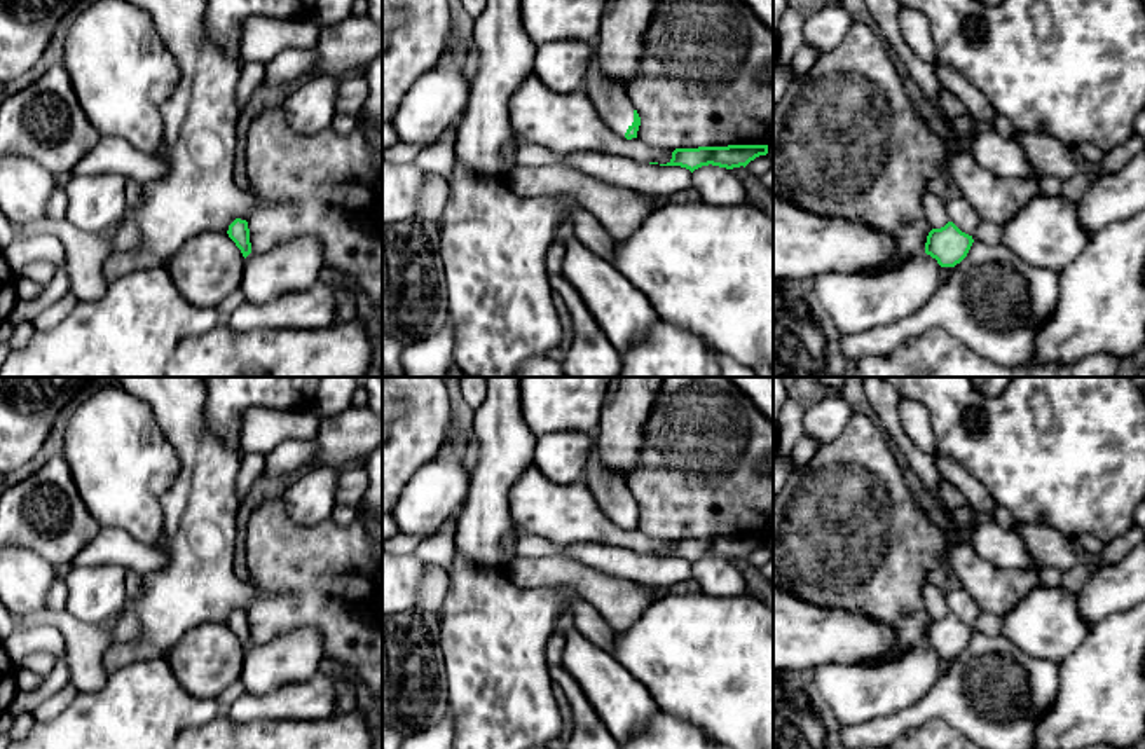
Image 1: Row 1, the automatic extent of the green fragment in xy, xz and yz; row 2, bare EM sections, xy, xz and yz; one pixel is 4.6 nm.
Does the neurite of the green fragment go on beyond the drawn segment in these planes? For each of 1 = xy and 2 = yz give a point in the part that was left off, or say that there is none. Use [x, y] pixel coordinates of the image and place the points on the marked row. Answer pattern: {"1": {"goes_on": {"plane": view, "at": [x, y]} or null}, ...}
{"1": {"goes_on": null}, "2": {"goes_on": null}}

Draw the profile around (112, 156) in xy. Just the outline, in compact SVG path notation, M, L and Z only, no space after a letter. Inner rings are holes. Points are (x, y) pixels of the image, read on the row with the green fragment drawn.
M105 138L73 168L73 176L126 175L141 187L162 180L168 168L154 155L138 152L126 140Z

